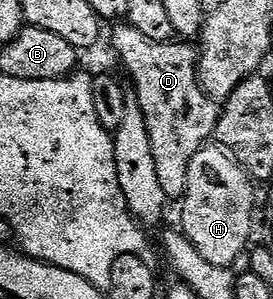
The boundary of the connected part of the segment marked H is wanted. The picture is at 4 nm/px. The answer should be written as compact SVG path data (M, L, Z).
M205 145L194 161L190 161L179 226L182 234L192 242L194 249L198 249L198 253L202 253L202 257L206 257L206 261L210 261L210 265L232 267L235 259L249 250L252 210L256 207L252 187L253 180L240 168L238 161L219 145Z

